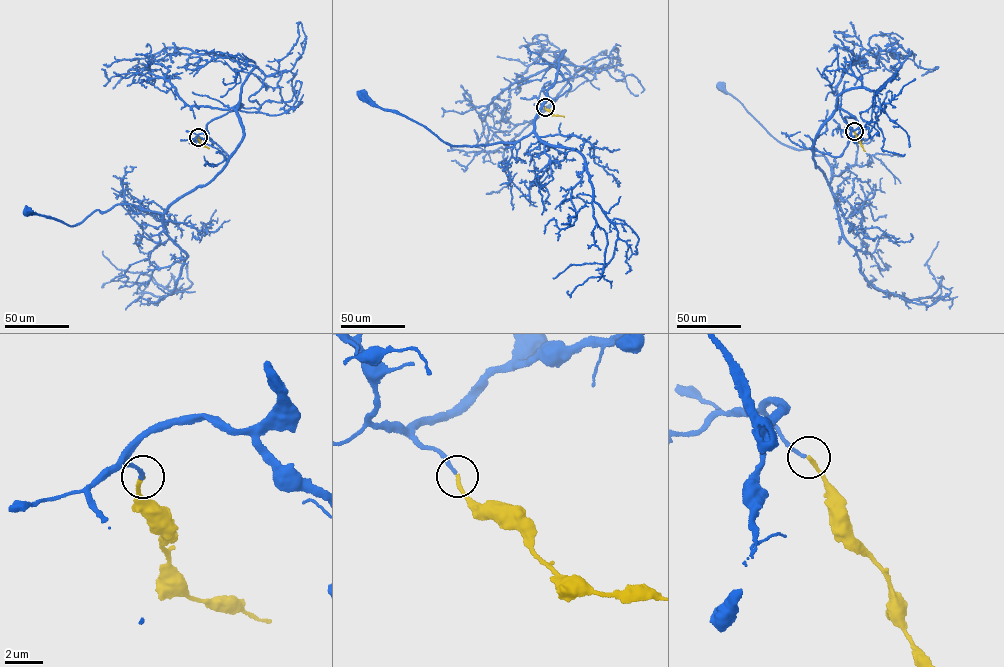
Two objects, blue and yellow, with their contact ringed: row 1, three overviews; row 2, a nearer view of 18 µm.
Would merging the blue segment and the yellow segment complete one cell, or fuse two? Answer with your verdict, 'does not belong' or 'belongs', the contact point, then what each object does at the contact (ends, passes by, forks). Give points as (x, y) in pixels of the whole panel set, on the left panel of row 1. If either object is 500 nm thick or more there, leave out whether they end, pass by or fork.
belongs; at (198, 137); blue ends there; yellow ends there

